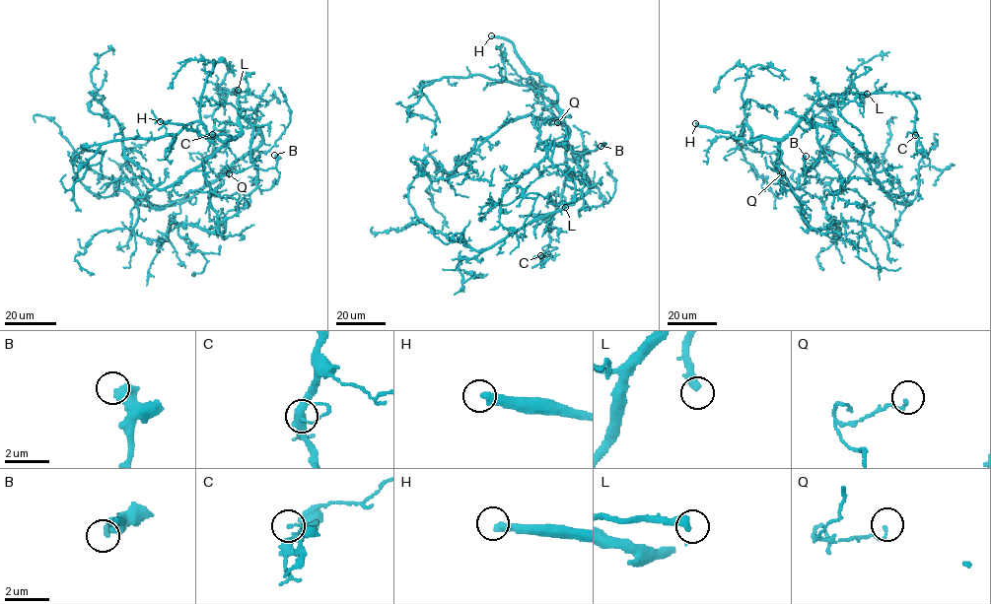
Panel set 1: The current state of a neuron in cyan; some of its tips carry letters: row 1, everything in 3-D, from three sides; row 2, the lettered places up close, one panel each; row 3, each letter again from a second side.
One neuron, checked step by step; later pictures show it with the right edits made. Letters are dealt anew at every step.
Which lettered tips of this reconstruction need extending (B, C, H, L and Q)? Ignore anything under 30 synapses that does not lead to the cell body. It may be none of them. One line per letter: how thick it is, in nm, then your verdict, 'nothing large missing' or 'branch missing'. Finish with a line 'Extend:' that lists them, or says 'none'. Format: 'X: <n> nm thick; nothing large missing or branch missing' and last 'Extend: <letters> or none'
B: 440 nm thick; nothing large missing
C: 100 nm thick; nothing large missing
H: 380 nm thick; branch missing
L: 400 nm thick; branch missing
Q: 140 nm thick; nothing large missing
Extend: H, L

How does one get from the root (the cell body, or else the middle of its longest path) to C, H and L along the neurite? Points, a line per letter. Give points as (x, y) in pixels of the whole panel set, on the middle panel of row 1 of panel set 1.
C: (570, 146), (565, 151), (565, 185), (551, 221), (548, 254), (540, 255)
H: (570, 146), (566, 140), (567, 125), (557, 104), (556, 91), (528, 70), (511, 42), (491, 35)
L: (570, 146), (565, 151), (566, 177), (562, 194), (565, 207)

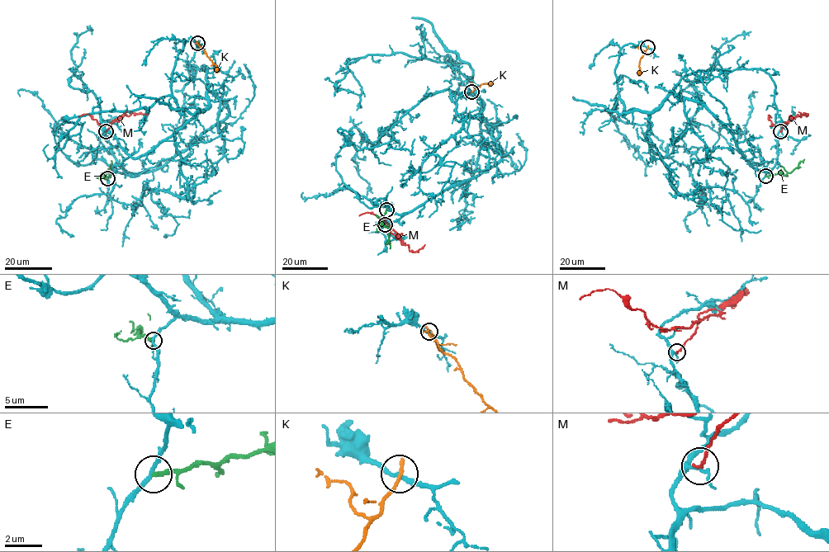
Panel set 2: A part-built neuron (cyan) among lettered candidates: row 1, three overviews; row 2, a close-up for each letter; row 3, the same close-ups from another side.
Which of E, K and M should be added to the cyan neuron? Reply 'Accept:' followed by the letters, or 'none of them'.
Accept: none of them

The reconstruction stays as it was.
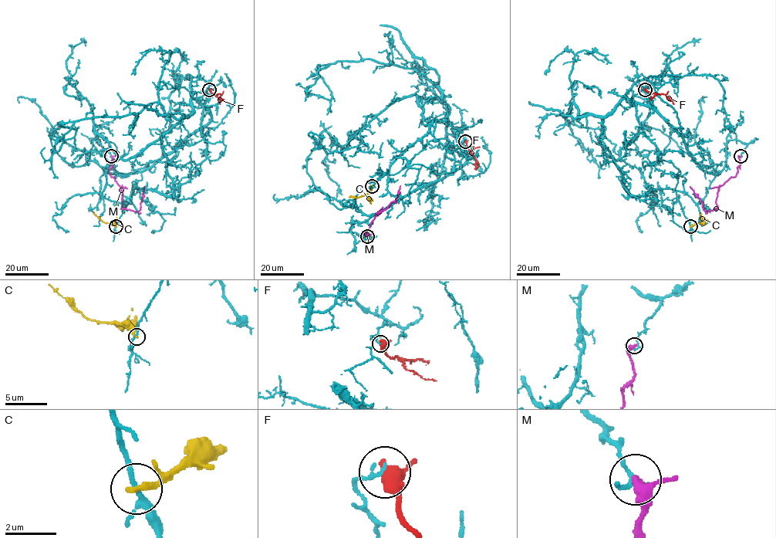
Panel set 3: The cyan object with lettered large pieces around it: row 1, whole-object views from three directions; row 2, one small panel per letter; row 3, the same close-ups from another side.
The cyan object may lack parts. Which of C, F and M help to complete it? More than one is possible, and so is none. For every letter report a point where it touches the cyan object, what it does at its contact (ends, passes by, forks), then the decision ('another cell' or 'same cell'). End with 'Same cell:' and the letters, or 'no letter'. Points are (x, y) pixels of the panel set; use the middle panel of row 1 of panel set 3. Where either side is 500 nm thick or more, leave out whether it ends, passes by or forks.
C: (372, 186) | it ends | another cell
F: (465, 141) | it passes by | another cell
M: (367, 236) | it passes by | another cell
Same cell: no letter

